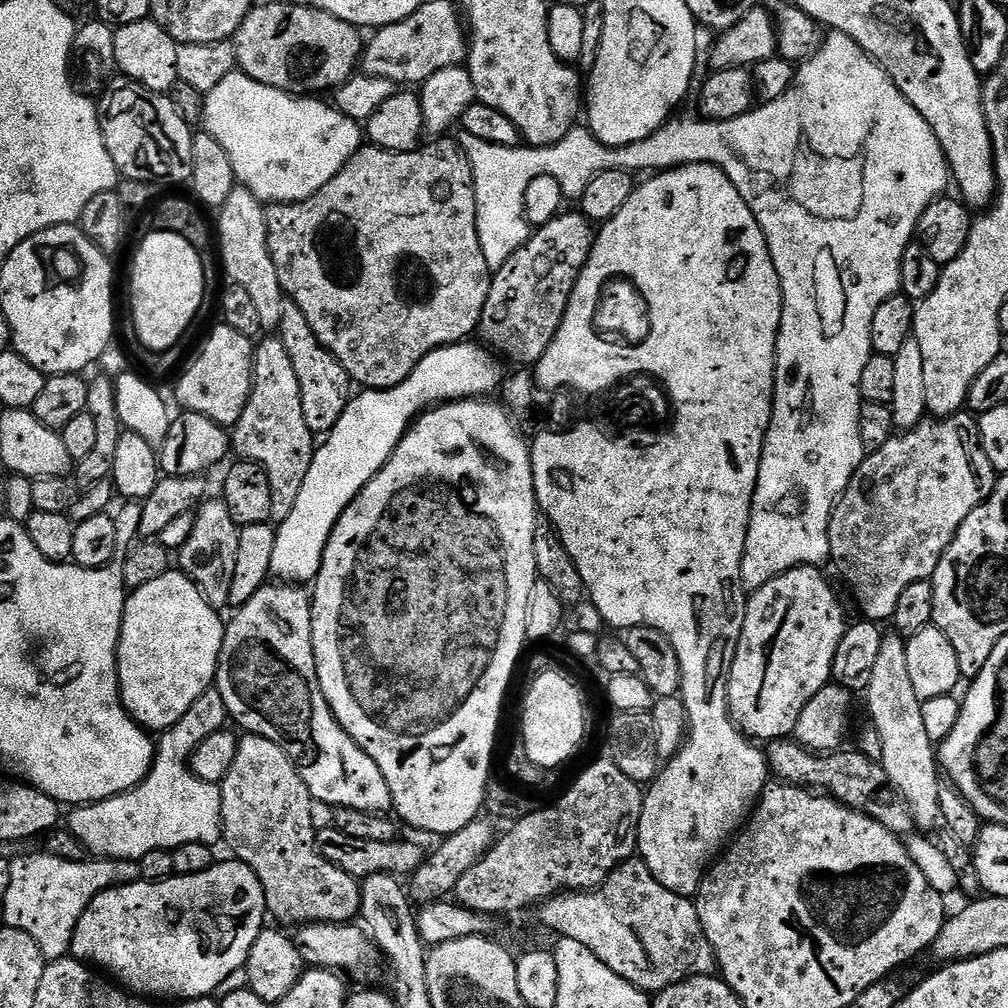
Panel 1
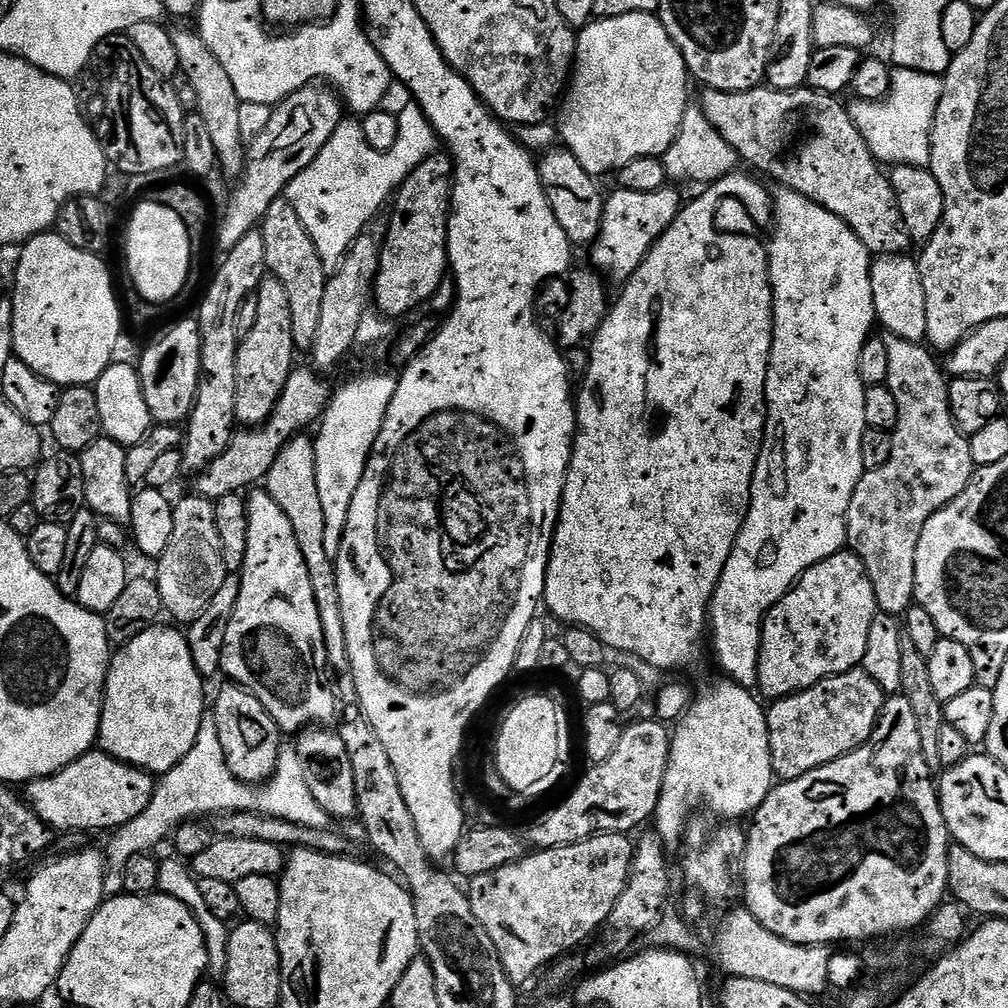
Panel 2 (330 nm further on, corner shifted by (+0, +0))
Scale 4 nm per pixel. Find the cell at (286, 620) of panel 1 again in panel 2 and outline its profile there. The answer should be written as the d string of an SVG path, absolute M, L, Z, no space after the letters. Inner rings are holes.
M249 491L246 499L248 501L248 517L250 518L249 542L246 542L244 567L238 573L240 578L238 606L234 606L234 614L230 618L230 626L226 626L226 646L222 646L221 673L225 677L228 675L227 679L231 683L238 684L250 694L254 694L254 698L258 698L258 702L262 702L262 706L270 714L270 718L274 718L274 722L280 728L281 733L288 734L288 732L292 732L291 734L299 734L309 726L331 725L333 723L331 720L334 719L333 721L335 721L338 716L338 708L336 712L338 688L334 683L333 669L328 662L326 642L322 636L322 621L318 616L318 605L314 602L314 589L310 586L310 573L306 571L306 558L302 558L302 550L298 550L298 538L294 538L294 526L290 526L290 518L286 518L285 512L279 508L278 502L274 502L274 498L270 498L268 491Z

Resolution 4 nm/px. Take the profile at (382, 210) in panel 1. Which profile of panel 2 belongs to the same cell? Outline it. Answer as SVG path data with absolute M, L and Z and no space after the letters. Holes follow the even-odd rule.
M437 150L427 156L400 185L394 197L396 209L392 212L392 221L386 224L386 239L380 249L380 269L374 285L374 308L377 313L393 318L414 311L419 304L427 305L438 286L449 275L448 214L452 211L453 179L451 155Z

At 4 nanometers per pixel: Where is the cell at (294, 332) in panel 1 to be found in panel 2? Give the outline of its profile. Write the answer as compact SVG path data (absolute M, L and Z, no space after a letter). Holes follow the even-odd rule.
M287 198L270 202L270 210L266 210L258 230L264 235L266 242L268 272L278 278L278 282L282 282L290 301L290 330L294 330L297 353L311 353L314 338L318 335L318 322L321 321L322 294L326 294L326 282L329 278L322 258L318 258L314 238L310 238L306 226L302 226L302 218L298 218L294 206L290 206Z

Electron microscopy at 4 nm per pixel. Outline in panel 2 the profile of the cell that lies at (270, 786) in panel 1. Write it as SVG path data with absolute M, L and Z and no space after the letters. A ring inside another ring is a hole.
M231 682L216 696L214 715L218 726L218 738L222 742L222 754L226 758L226 766L234 774L236 780L244 784L262 784L267 782L278 766L278 758L282 747L280 728L270 718L270 714L245 688Z

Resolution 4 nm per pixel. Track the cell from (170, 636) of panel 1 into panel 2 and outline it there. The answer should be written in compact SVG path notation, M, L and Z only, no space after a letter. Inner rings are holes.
M160 627L146 629L142 634L138 634L138 638L117 647L111 653L108 677L104 683L104 707L100 710L99 747L123 764L133 764L135 768L142 768L149 774L168 772L178 766L178 762L182 762L186 754L190 754L190 746L194 746L206 715L206 680L198 674L194 666L187 635L179 627Z

